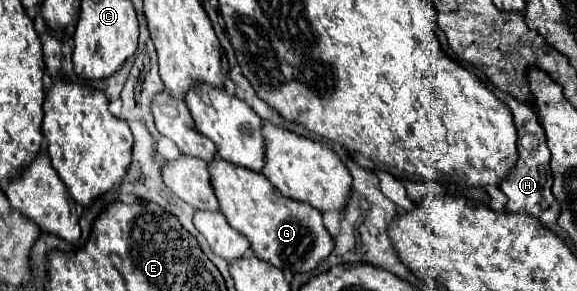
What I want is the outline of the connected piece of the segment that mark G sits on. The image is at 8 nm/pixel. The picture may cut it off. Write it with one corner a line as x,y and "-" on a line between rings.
215,156
209,162
209,174
219,200
219,210
235,230
247,236
257,258
281,270
311,272
333,250
333,238
323,226
321,212
307,202
283,196
261,172
253,172

